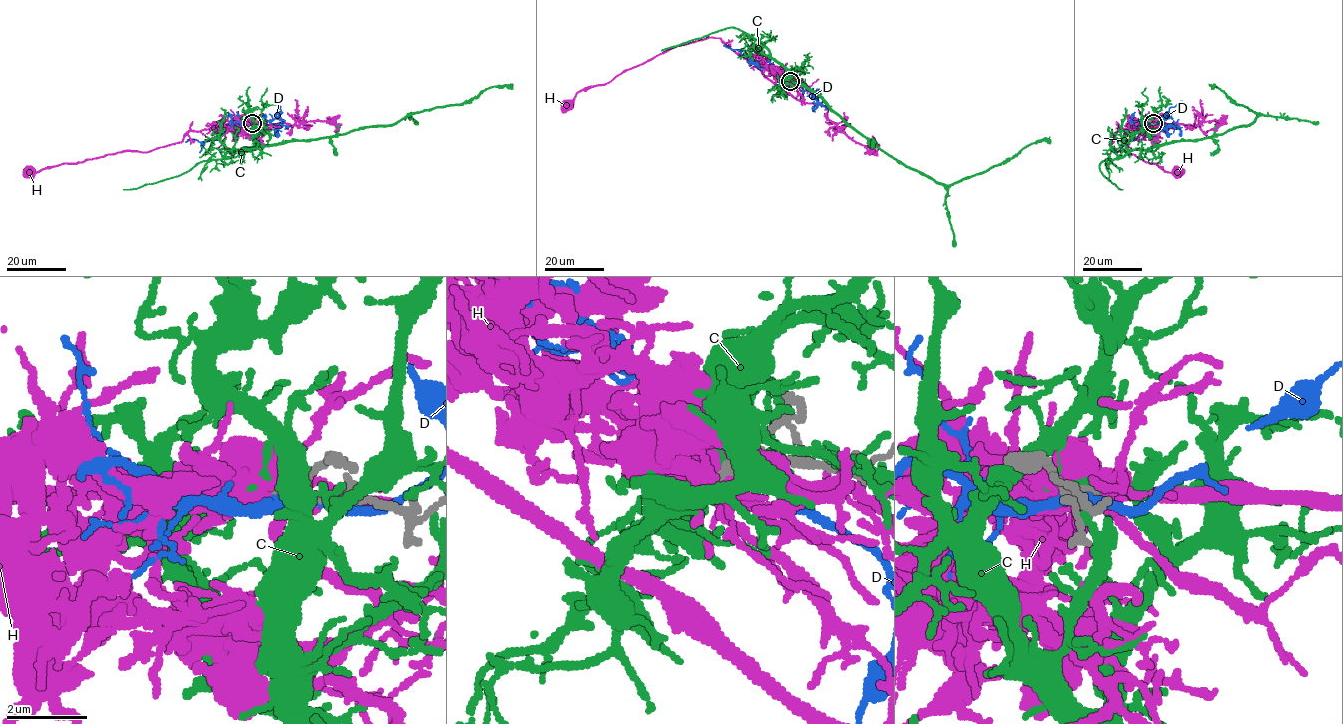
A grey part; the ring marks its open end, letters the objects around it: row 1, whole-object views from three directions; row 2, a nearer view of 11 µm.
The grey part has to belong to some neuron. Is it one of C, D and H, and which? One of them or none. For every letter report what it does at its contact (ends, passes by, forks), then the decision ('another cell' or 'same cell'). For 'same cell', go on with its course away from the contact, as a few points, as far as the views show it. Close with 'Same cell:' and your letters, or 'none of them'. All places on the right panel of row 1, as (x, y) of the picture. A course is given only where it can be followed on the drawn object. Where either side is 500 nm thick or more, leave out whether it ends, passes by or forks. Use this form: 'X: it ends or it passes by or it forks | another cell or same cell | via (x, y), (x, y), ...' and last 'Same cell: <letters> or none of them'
C: it forks | another cell
D: it passes by | another cell
H: it forks | same cell | via (1153, 123), (1147, 121), (1135, 129), (1119, 131), (1110, 144), (1116, 151), (1134, 154), (1165, 171), (1184, 170)
Same cell: H

